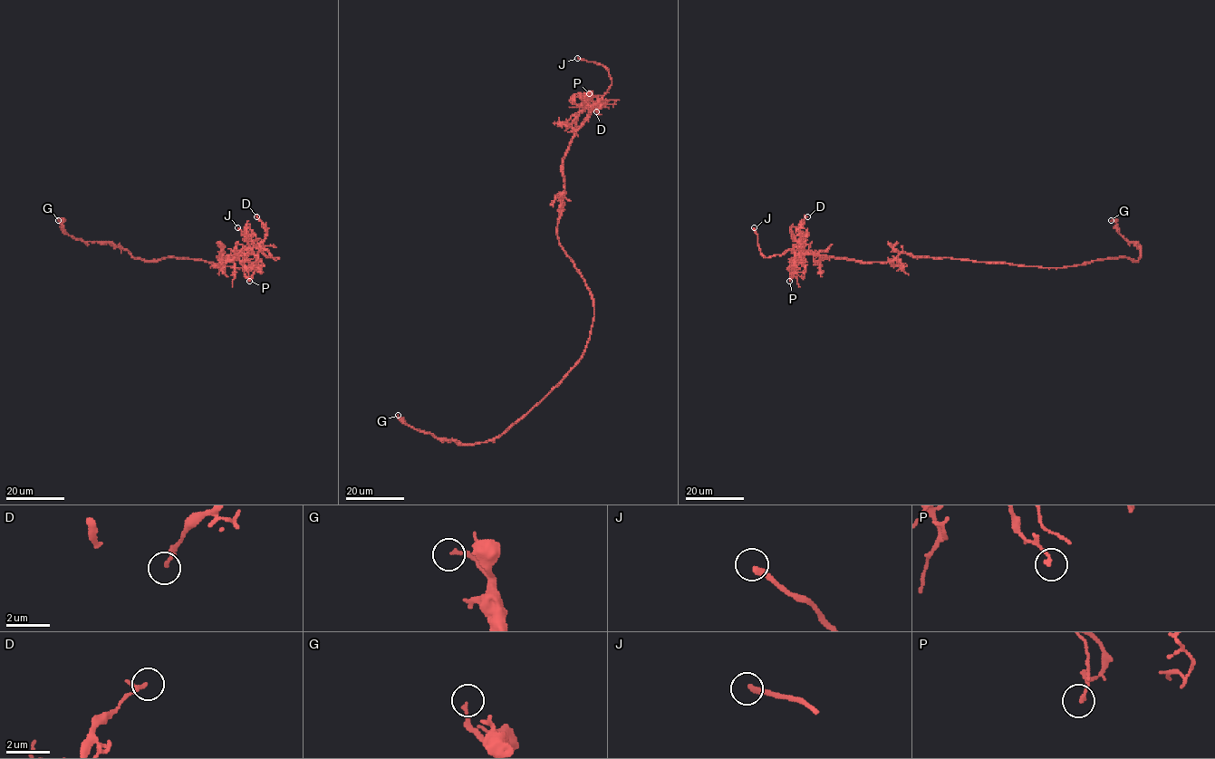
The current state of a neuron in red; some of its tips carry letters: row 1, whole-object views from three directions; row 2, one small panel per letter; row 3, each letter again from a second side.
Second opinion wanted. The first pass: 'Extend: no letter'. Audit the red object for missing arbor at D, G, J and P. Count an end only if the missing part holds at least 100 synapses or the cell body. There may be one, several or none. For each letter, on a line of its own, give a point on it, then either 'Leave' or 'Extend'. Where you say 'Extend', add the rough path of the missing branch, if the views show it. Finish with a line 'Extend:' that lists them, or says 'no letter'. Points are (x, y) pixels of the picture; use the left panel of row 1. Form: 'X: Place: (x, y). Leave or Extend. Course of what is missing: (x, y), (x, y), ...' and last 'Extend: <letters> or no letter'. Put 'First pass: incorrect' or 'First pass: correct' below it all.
D: Place: (256, 216). Leave
G: Place: (58, 220). Leave
J: Place: (237, 227). Extend
P: Place: (249, 281). Leave
Extend: J
First pass: incorrect

